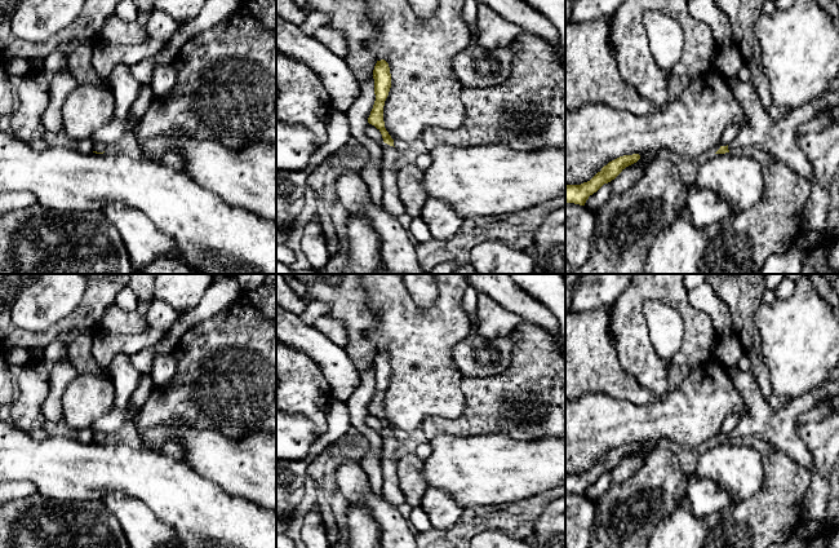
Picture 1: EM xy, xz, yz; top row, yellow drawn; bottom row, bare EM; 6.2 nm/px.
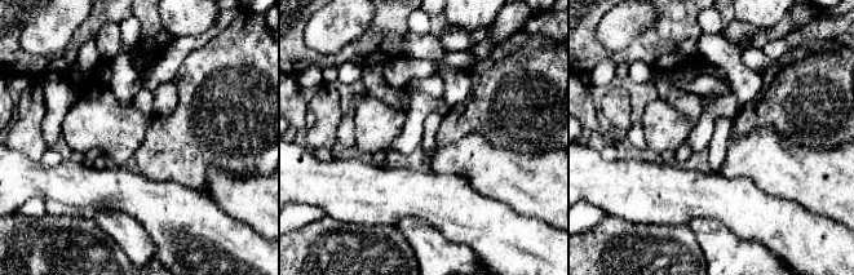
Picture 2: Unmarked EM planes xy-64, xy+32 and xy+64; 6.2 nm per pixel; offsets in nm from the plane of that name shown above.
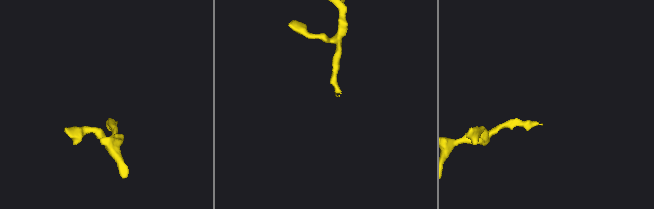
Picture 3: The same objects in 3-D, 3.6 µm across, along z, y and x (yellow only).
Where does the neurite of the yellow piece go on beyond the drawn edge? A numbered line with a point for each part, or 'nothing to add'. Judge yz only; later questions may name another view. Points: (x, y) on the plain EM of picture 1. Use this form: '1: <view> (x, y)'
1: yz (777, 427)

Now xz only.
1: xz (391, 493)

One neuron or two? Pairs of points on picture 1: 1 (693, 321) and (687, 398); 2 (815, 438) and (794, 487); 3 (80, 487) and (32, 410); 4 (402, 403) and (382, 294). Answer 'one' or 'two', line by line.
1: two
2: two
3: two
4: one

